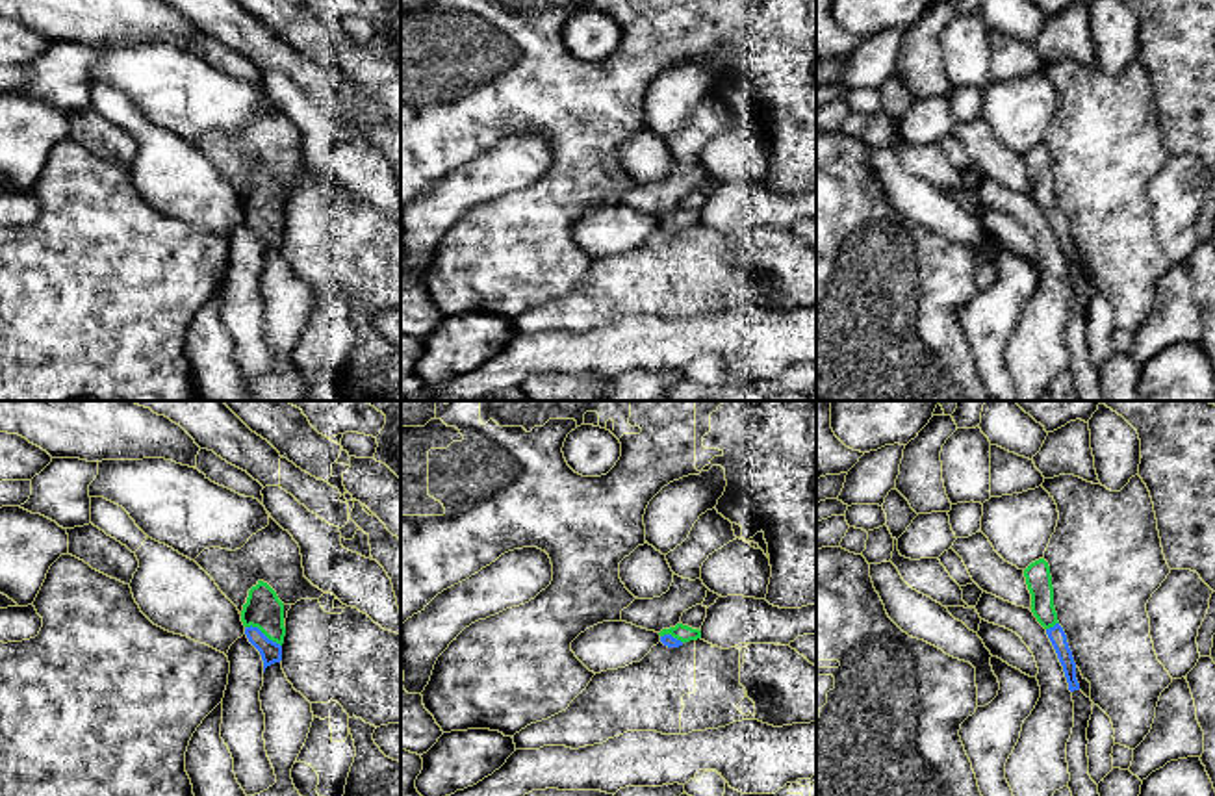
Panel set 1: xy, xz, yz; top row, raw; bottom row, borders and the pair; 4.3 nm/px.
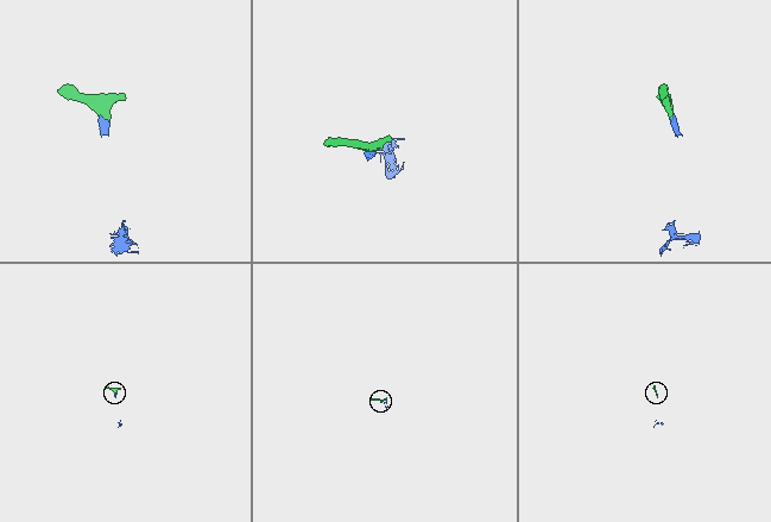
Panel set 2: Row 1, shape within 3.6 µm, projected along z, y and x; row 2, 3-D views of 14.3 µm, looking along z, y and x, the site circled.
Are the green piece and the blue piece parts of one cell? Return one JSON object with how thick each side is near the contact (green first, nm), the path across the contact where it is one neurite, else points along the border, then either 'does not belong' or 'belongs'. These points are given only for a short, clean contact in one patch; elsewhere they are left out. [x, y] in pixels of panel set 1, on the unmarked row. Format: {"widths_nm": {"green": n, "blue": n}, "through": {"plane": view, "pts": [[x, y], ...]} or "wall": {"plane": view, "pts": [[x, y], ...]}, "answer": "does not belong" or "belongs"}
{"widths_nm": {"green": 160, "blue": 90}, "answer": "belongs"}

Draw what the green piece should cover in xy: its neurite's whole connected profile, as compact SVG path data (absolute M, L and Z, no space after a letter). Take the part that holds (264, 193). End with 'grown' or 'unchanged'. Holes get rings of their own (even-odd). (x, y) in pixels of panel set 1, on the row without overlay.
M258 165L258 169L249 174L241 206L249 226L262 239L263 256L267 250L280 247L286 221L284 187L267 167Z; grown

